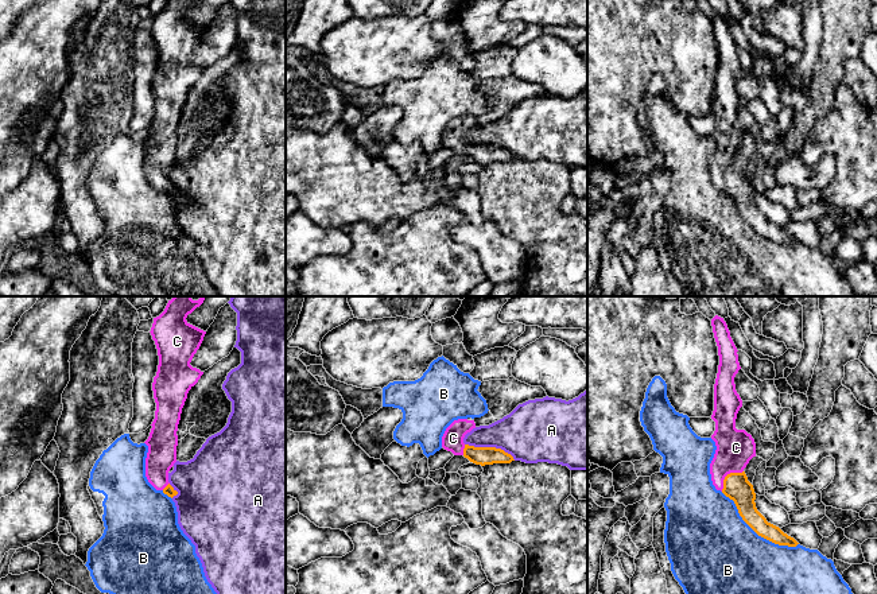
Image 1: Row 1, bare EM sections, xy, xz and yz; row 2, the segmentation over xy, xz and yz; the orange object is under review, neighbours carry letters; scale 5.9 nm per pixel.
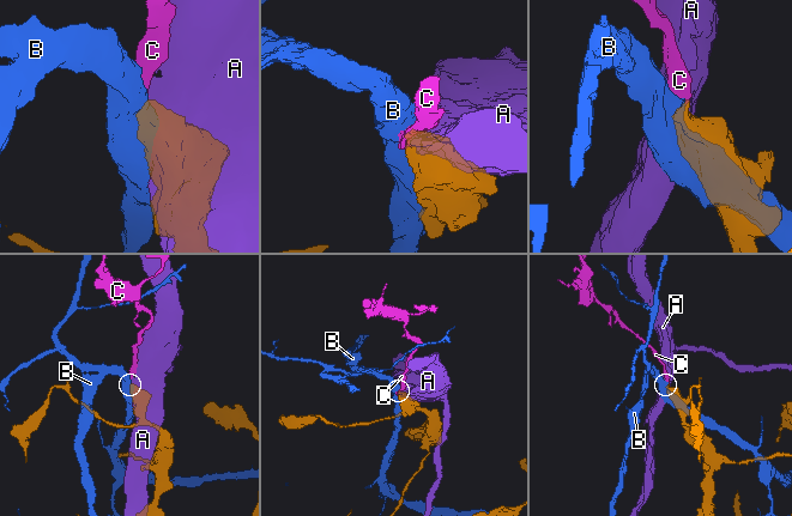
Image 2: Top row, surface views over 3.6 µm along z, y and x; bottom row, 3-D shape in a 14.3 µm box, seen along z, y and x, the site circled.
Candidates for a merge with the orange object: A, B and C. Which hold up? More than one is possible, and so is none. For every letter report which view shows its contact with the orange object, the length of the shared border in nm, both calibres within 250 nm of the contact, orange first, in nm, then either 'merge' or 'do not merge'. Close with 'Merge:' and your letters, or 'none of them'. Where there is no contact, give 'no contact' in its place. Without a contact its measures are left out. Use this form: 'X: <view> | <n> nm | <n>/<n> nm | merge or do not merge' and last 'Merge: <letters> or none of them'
A: xz | 320 nm | 110/340 nm | do not merge
B: yz | 550 nm | 140/480 nm | do not merge
C: yz | 180 nm | 160/220 nm | merge
Merge: C

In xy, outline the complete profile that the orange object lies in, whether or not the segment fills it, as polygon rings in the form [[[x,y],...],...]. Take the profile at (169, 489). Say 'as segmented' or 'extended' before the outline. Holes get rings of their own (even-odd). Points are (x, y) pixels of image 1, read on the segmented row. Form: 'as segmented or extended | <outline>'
extended | [[[174,296],[168,300],[164,311],[159,317],[154,318],[150,331],[158,349],[159,365],[152,383],[154,399],[156,403],[155,419],[151,424],[152,428],[150,436],[144,442],[148,446],[145,477],[156,490],[162,490],[171,498],[178,494],[168,482],[168,471],[176,462],[176,431],[182,408],[189,391],[203,374],[199,369],[193,368],[190,362],[199,349],[206,331],[190,325],[186,318],[203,303],[205,298],[206,296],[201,296],[198,300],[193,300],[191,296]]]

